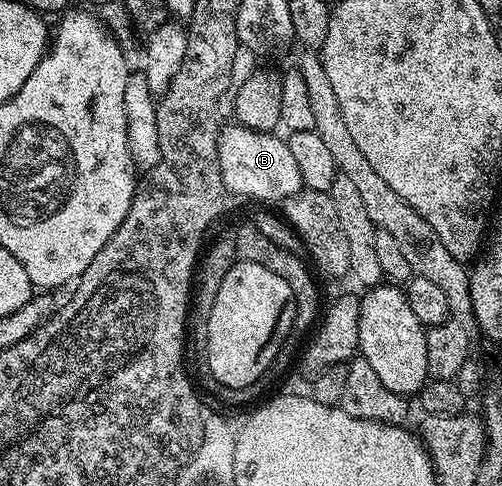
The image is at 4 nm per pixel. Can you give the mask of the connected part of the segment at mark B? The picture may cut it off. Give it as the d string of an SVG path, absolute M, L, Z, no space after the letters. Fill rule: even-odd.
M240 125L232 126L226 131L224 128L217 137L219 169L229 193L234 196L246 195L261 203L281 205L285 199L298 195L303 190L299 165L284 138L280 139L277 133L256 131Z

